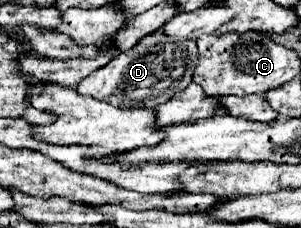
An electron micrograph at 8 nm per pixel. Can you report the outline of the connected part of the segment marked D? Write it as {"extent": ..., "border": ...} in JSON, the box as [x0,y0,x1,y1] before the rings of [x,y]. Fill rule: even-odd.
{"extent":[75,30,199,108],"border":[[[157,30],[141,38],[131,50],[117,54],[101,70],[95,70],[91,76],[83,78],[75,90],[79,94],[89,94],[97,100],[103,100],[115,108],[153,108],[191,84],[197,62],[199,56],[193,40],[167,38],[163,30]]]}

